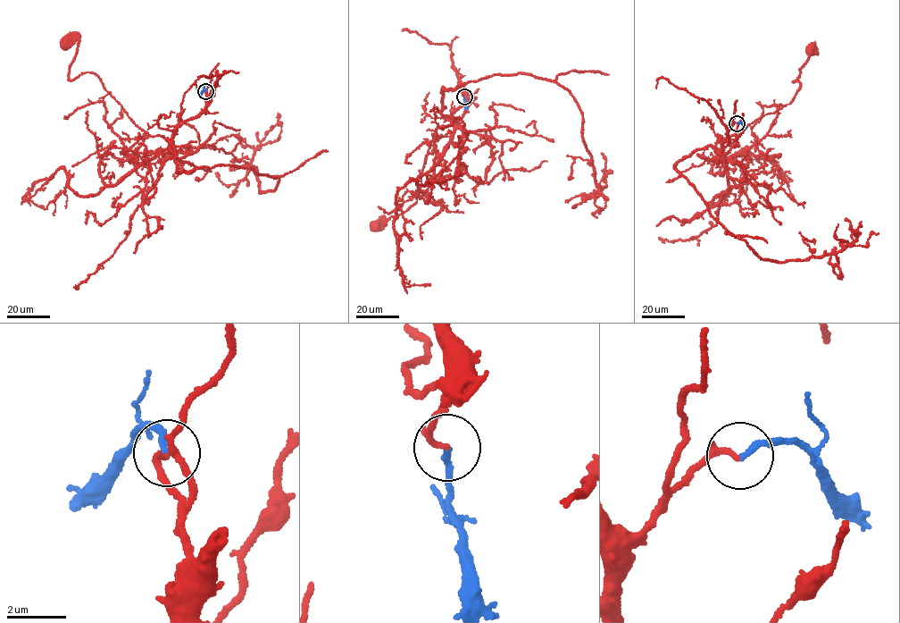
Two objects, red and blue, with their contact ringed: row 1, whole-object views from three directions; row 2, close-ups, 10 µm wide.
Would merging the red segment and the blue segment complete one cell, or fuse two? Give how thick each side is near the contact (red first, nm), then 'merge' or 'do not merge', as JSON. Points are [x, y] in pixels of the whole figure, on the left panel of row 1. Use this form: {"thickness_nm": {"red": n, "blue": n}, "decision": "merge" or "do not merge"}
{"thickness_nm": {"red": 200, "blue": 200}, "decision": "merge"}

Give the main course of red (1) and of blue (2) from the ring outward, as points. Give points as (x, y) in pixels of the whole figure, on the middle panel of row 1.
1: (464, 96), (451, 124), (435, 131), (417, 201), (386, 224), (383, 217), (378, 226)
2: (464, 96), (466, 109)

